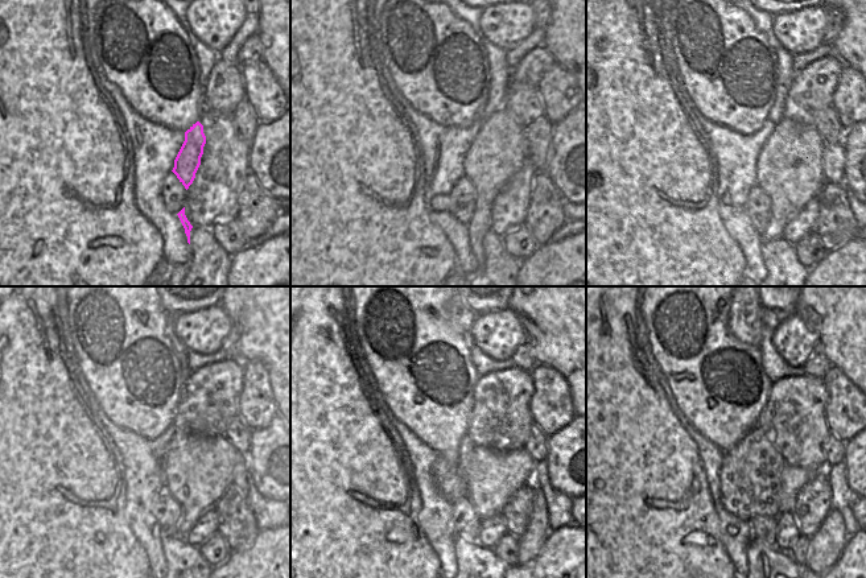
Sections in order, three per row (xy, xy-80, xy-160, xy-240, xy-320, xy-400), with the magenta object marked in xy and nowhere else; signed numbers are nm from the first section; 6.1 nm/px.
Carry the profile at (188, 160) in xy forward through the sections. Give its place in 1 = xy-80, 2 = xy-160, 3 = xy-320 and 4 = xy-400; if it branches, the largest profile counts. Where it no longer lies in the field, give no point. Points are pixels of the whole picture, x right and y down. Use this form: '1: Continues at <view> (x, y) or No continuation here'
1: Continues at xy-80 (499, 149)
2: Continues at xy-160 (788, 169)
3: Continues at xy-320 (493, 477)
4: Continues at xy-400 (792, 478).

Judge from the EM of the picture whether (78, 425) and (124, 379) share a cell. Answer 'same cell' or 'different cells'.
different cells

